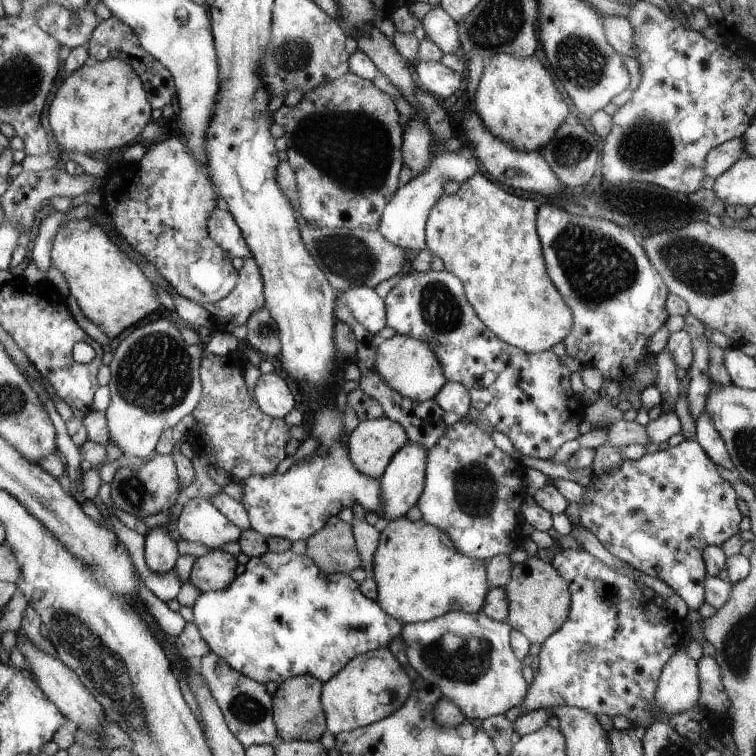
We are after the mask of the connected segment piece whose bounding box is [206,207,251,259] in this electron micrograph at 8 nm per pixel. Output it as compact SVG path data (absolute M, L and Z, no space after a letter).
M216 208L212 212L211 219L206 220L208 234L216 244L231 254L231 258L246 258L250 256L246 238L243 232L236 225L235 218L226 208Z

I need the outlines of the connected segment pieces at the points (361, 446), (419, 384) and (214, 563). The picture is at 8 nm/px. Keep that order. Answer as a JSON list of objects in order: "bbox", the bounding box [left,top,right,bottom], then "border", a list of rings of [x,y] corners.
[{"bbox":[348,417,409,480],"border":[[[381,417],[361,421],[352,430],[348,438],[348,452],[359,472],[372,480],[380,480],[391,460],[409,442],[402,425]]]},{"bbox":[374,335,449,402],"border":[[[395,335],[386,342],[382,342],[376,348],[374,366],[392,390],[410,398],[412,402],[435,399],[449,382],[446,374],[443,373],[443,366],[440,365],[439,358],[436,357],[431,346],[408,335]]]},{"bbox":[189,549,237,593],"border":[[[211,549],[194,560],[189,582],[202,593],[225,590],[237,578],[236,560],[222,549]]]}]

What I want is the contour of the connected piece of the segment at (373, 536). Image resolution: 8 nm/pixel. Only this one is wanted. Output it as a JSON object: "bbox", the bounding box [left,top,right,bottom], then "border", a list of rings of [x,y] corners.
{"bbox":[338,508,381,576],"border":[[[344,508],[338,516],[343,522],[350,524],[352,529],[355,530],[355,536],[358,538],[359,552],[364,560],[363,569],[368,572],[368,576],[372,576],[371,571],[372,566],[374,566],[374,552],[376,552],[376,548],[378,548],[381,525],[369,517],[360,520],[356,519],[352,508]]]}

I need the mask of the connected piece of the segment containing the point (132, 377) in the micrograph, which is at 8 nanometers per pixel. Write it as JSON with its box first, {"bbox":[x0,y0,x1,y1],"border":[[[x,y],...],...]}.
{"bbox":[104,320,203,457],"border":[[[166,320],[140,324],[114,350],[109,363],[112,400],[104,414],[110,428],[109,442],[114,442],[126,457],[148,457],[162,432],[196,412],[202,402],[199,368],[203,364],[203,352],[199,345],[186,344],[178,326]]]}

